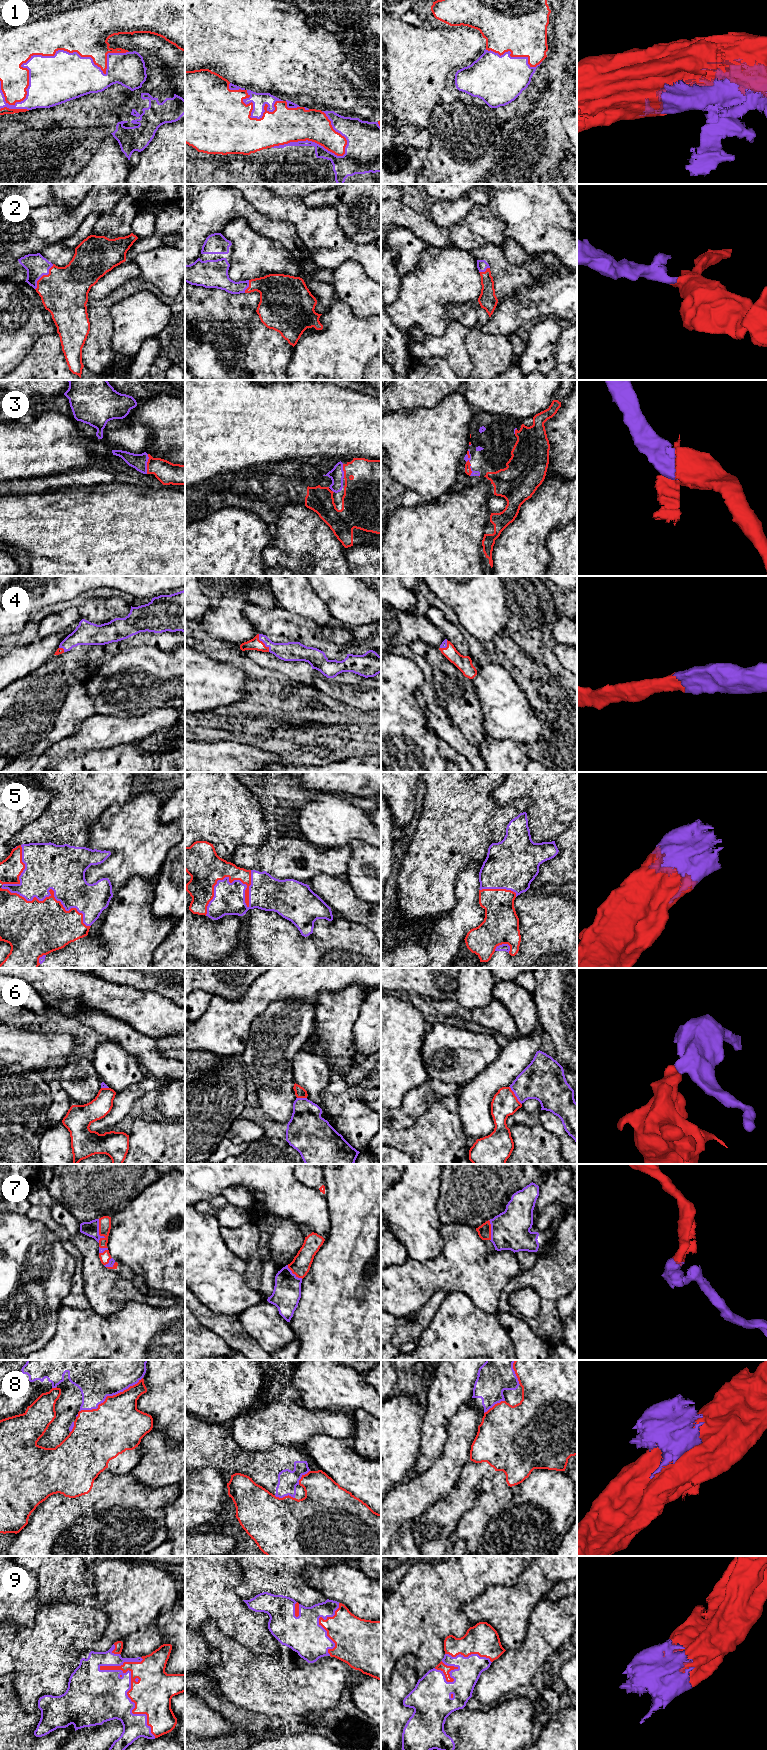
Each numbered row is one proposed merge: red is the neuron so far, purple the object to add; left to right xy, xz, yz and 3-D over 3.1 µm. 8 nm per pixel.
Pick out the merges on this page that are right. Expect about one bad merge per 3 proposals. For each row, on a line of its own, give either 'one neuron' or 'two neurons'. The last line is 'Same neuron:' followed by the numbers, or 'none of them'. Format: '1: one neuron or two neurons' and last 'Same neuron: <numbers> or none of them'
1: one neuron
2: one neuron
3: one neuron
4: one neuron
5: one neuron
6: two neurons
7: one neuron
8: two neurons
9: one neuron
Same neuron: 1, 2, 3, 4, 5, 7, 9

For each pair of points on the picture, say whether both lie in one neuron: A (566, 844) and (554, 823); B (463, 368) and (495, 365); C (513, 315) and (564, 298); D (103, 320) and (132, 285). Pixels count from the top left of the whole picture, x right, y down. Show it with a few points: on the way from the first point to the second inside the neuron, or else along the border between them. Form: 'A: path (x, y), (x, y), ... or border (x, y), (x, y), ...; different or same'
A: border (566, 828), (554, 840); different
B: border (465, 344), (473, 369); different
C: path (526, 306), (551, 298); same
D: path (103, 310), (122, 292); same

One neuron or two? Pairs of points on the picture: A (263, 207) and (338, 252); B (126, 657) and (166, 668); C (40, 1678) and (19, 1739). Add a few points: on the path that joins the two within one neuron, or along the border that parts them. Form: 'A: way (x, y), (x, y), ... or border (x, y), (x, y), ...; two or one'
A: way (282, 208), (292, 209), (320, 234); one
B: way (136, 667), (156, 668); one
C: border (15, 1692), (25, 1711), (38, 1708); two

